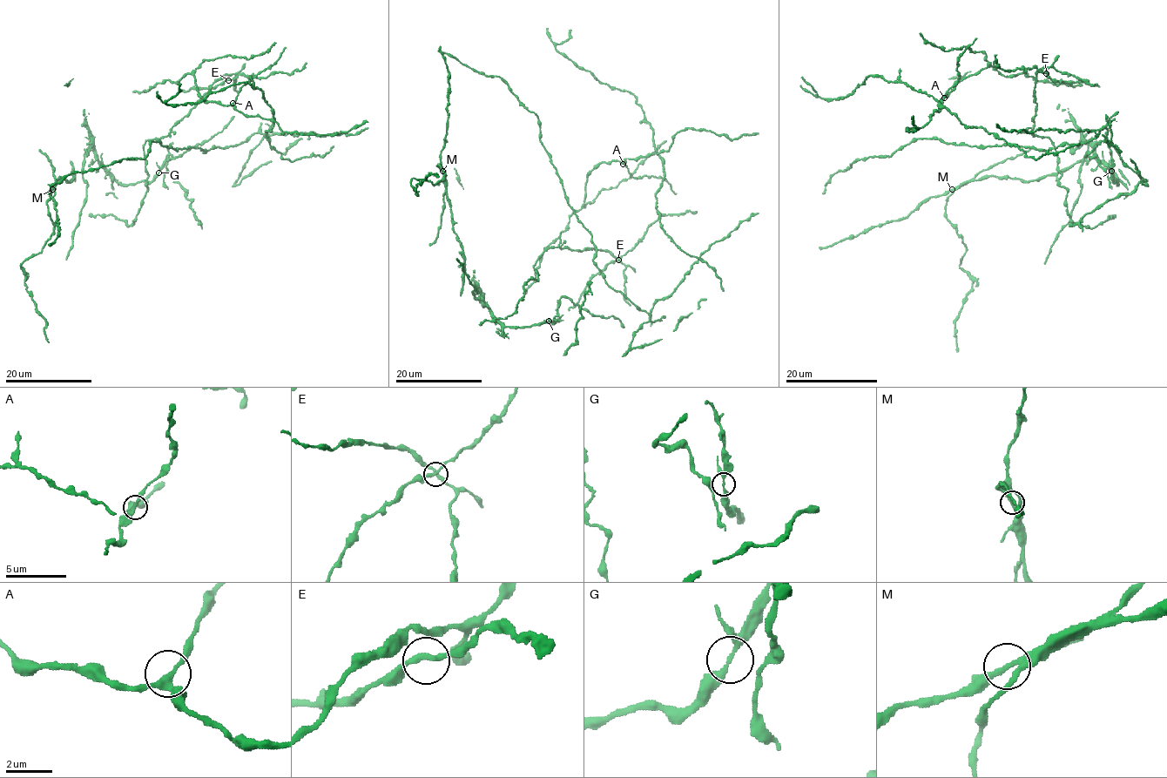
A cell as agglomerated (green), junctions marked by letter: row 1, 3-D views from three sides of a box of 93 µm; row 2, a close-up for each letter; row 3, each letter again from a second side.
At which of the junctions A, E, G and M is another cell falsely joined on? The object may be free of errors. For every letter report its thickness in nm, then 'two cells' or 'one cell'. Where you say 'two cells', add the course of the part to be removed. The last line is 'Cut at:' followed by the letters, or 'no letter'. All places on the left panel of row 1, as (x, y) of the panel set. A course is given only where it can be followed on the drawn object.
A: 240 nm thick; one cell
E: 200 nm thick; one cell
G: 190 nm thick; one cell
M: 200 nm thick; one cell
Cut at: no letter

